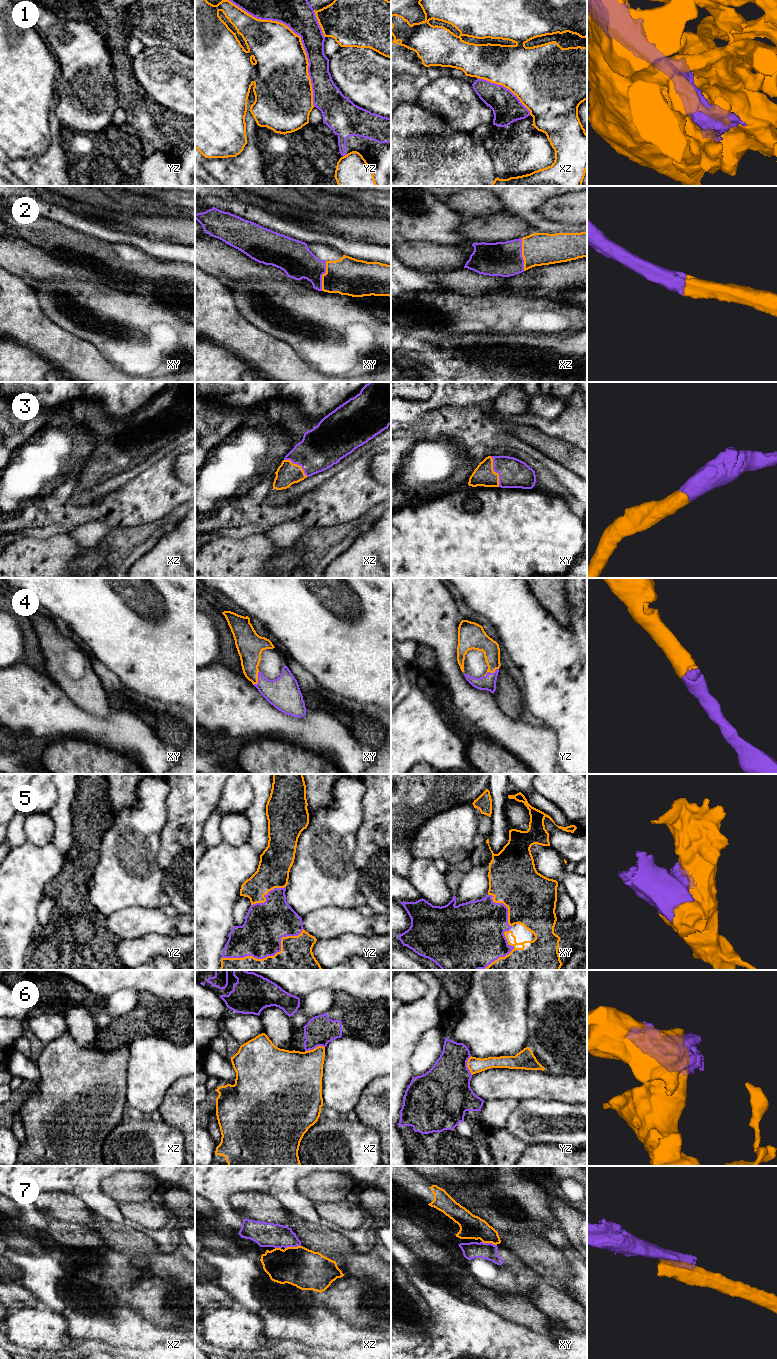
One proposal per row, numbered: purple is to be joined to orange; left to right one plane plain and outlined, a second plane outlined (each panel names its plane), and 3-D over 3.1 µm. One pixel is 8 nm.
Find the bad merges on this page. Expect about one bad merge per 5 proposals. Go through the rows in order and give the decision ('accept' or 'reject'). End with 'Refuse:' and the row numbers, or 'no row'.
1: reject
2: accept
3: accept
4: accept
5: accept
6: reject
7: reject
Refuse: 1, 6, 7

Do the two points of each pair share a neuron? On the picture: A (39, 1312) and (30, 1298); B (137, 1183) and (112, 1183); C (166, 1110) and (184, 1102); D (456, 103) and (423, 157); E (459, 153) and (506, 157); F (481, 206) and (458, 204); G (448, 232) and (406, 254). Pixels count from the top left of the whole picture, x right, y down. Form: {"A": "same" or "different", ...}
{"A": "different", "B": "same", "C": "same", "D": "different", "E": "different", "F": "same", "G": "different"}

